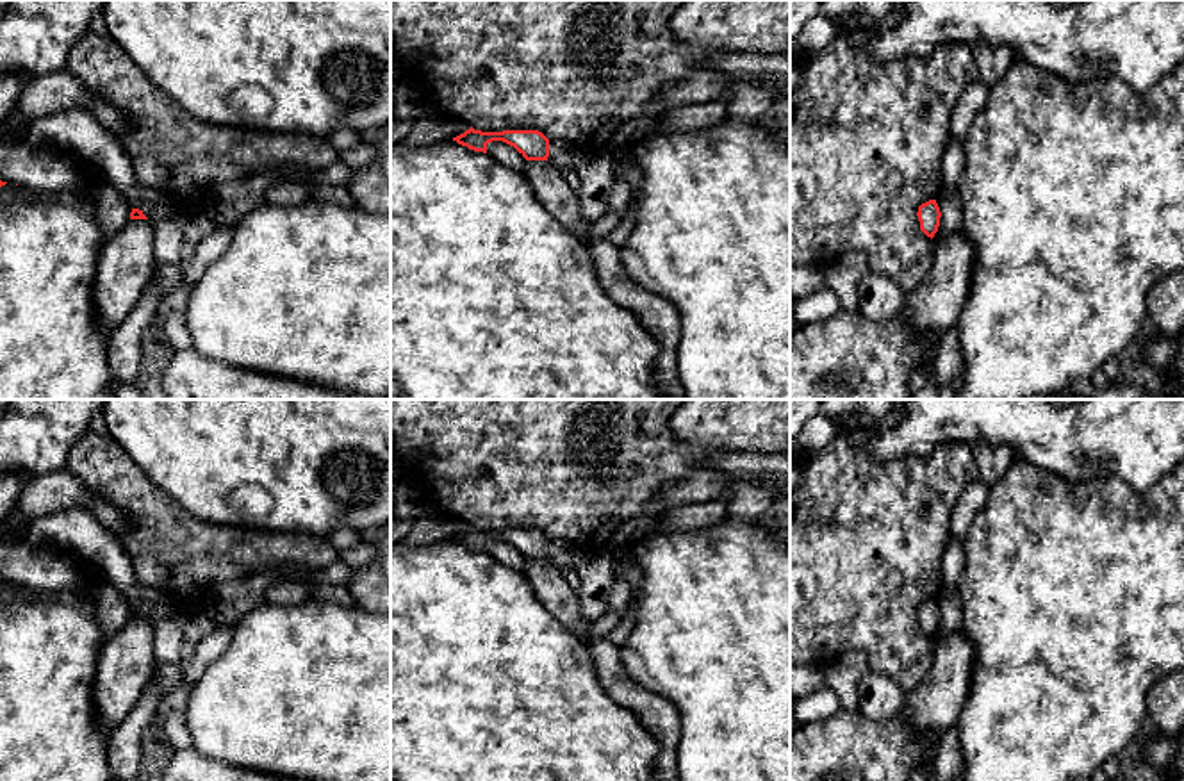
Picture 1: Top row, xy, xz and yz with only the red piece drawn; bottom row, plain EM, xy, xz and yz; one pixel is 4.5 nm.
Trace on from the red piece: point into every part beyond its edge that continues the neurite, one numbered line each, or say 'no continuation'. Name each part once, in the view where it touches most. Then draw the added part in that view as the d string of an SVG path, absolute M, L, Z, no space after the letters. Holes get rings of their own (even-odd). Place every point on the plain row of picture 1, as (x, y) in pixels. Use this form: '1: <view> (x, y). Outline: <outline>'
no continuation

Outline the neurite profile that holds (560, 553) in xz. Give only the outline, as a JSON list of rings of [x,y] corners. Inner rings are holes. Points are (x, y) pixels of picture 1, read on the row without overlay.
[[[549,540],[549,556],[547,560],[560,567],[576,569],[581,562],[583,553],[563,540]]]

